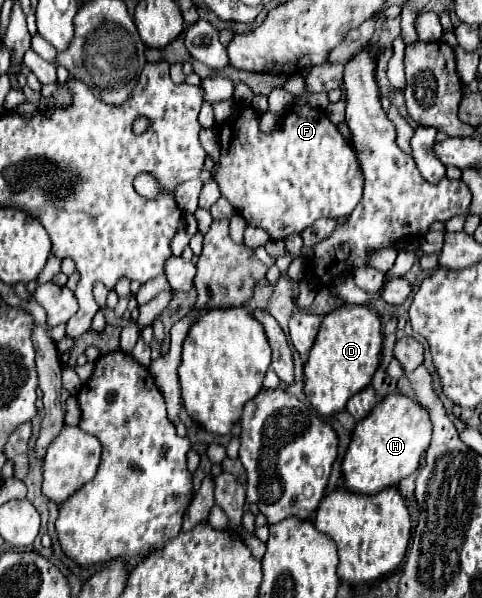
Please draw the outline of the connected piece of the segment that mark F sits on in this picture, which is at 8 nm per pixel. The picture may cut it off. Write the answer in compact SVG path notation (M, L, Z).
M294 104L282 114L274 132L260 130L260 112L252 106L236 106L232 116L220 124L220 158L216 182L220 194L252 228L264 228L270 240L284 240L294 232L302 232L318 218L348 216L362 198L362 174L356 156L348 142L338 134L338 128L324 112L312 110L306 104Z

